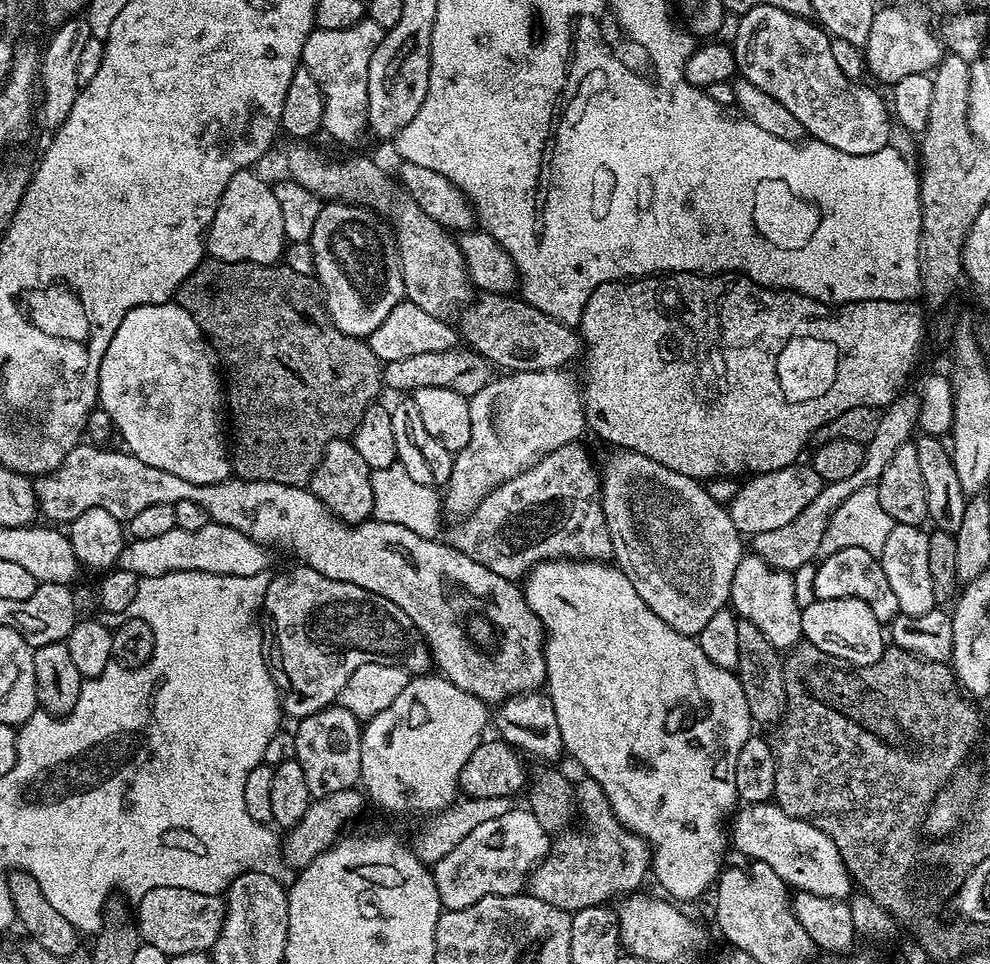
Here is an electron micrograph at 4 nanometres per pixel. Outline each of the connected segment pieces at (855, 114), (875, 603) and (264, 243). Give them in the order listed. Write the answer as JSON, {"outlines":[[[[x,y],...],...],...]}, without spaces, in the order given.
{"outlines":[[[[754,6],[737,20],[736,41],[730,44],[736,55],[737,73],[754,82],[758,90],[766,90],[770,98],[778,98],[802,122],[811,139],[859,156],[873,154],[890,144],[894,124],[885,99],[883,102],[866,83],[842,74],[830,50],[830,37],[819,23],[778,10],[778,6]]],[[[850,546],[846,550],[838,550],[834,554],[823,557],[816,564],[813,582],[813,597],[817,600],[861,600],[874,610],[874,618],[878,618],[881,626],[891,625],[895,616],[901,615],[898,597],[886,579],[886,570],[882,570],[879,559],[866,550],[858,550],[858,546]]],[[[245,170],[234,174],[230,182],[226,182],[226,190],[222,190],[222,198],[218,202],[218,210],[214,210],[214,218],[208,227],[206,252],[213,260],[222,262],[250,262],[251,264],[274,264],[281,259],[286,241],[282,230],[282,213],[278,206],[278,198],[274,198],[274,190],[269,181],[264,181],[256,170]]]]}

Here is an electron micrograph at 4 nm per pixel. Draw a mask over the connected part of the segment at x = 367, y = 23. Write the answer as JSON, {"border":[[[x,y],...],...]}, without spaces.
{"border":[[[367,18],[359,20],[354,26],[346,26],[344,30],[322,30],[316,28],[306,38],[306,46],[302,57],[302,67],[314,74],[314,82],[324,95],[324,123],[323,131],[329,132],[336,140],[352,140],[360,131],[365,131],[368,123],[368,71],[370,58],[374,58],[374,50],[378,42],[382,42],[385,29],[378,26],[378,22]]]}

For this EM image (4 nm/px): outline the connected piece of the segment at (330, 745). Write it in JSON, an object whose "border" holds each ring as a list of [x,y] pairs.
{"border":[[[329,706],[303,717],[294,728],[297,752],[295,759],[306,773],[306,786],[310,786],[313,798],[326,794],[338,794],[338,790],[350,790],[361,783],[362,731],[361,721],[350,710]]]}

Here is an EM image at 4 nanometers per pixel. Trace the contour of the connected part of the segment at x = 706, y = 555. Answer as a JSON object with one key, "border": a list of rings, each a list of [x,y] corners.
{"border":[[[616,450],[613,453],[613,456],[604,464],[604,472],[602,468],[600,505],[606,518],[606,526],[610,530],[612,556],[615,563],[624,571],[626,578],[630,578],[630,583],[634,585],[634,590],[638,590],[642,602],[646,602],[646,606],[650,606],[650,610],[654,610],[654,614],[658,614],[658,618],[662,618],[662,622],[666,622],[666,626],[678,630],[678,634],[686,634],[693,638],[699,637],[702,626],[706,626],[706,622],[710,622],[710,617],[718,614],[718,610],[722,610],[729,603],[734,570],[738,566],[740,557],[745,555],[746,552],[746,544],[742,539],[742,533],[734,526],[727,507],[714,498],[710,498],[707,487],[701,481],[690,478],[686,474],[678,474],[674,470],[670,470],[637,452]]]}

